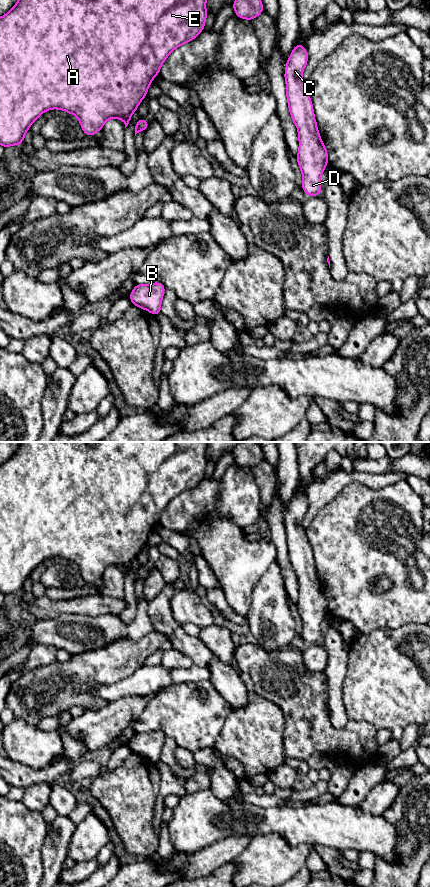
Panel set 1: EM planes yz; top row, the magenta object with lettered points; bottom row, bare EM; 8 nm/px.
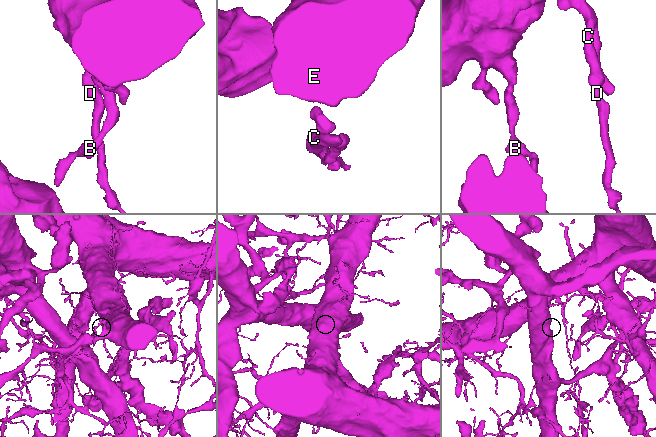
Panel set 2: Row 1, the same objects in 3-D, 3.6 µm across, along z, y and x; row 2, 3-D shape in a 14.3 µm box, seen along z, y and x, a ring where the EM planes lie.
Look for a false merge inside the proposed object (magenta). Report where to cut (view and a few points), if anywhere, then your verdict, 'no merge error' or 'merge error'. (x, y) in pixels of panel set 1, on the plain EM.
no cut; no merge error

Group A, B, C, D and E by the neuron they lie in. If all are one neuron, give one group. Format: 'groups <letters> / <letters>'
groups A B C D E

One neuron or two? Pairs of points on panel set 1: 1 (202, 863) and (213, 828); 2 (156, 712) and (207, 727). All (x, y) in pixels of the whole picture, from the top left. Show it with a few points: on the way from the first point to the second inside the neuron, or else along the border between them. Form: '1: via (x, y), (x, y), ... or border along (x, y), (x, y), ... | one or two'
1: border along (229, 837), (219, 839), (194, 852), (184, 852) | two
2: via (169, 712), (188, 712), (194, 715) | one

